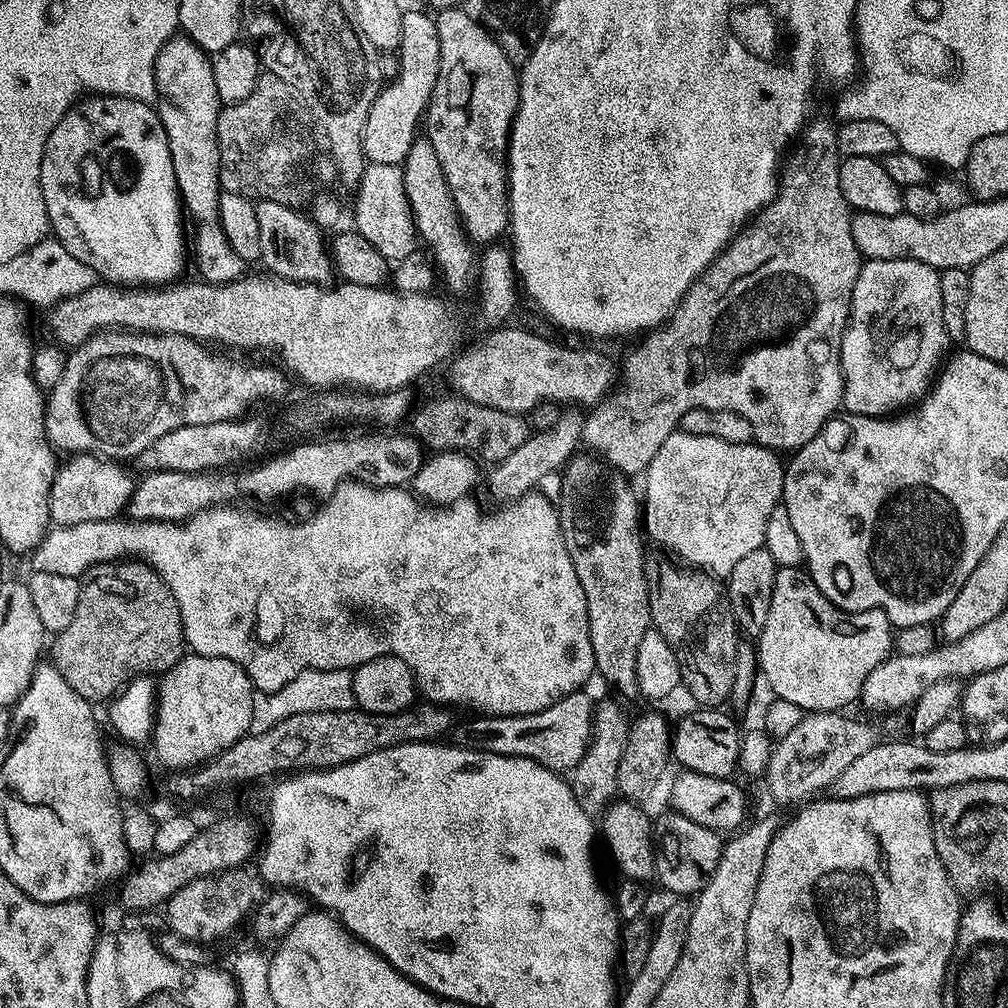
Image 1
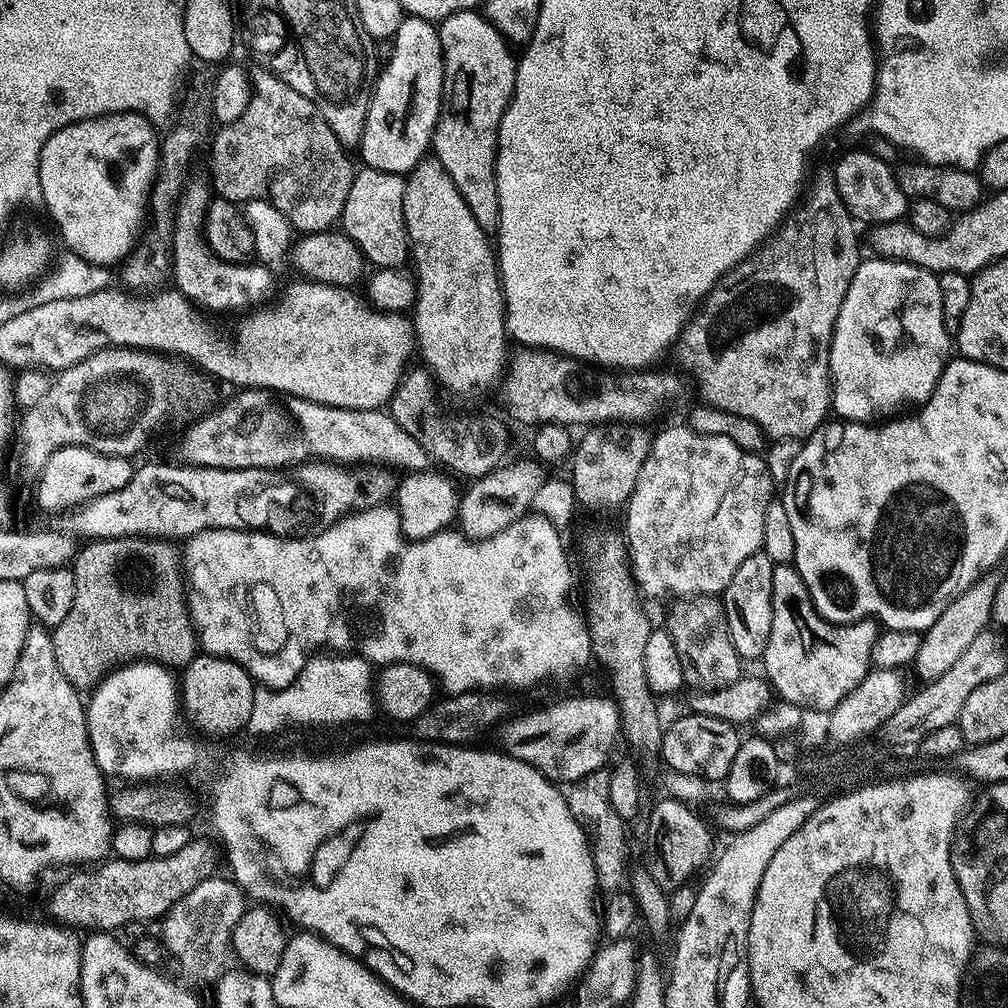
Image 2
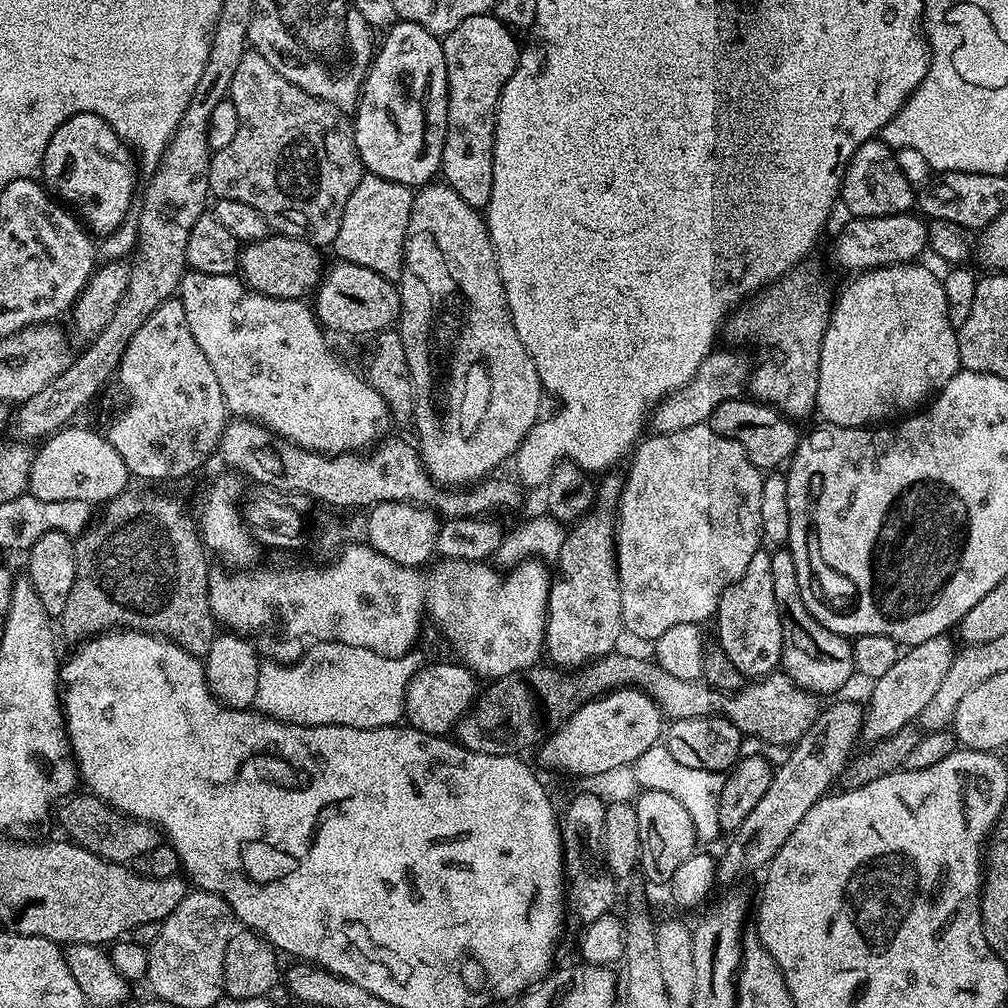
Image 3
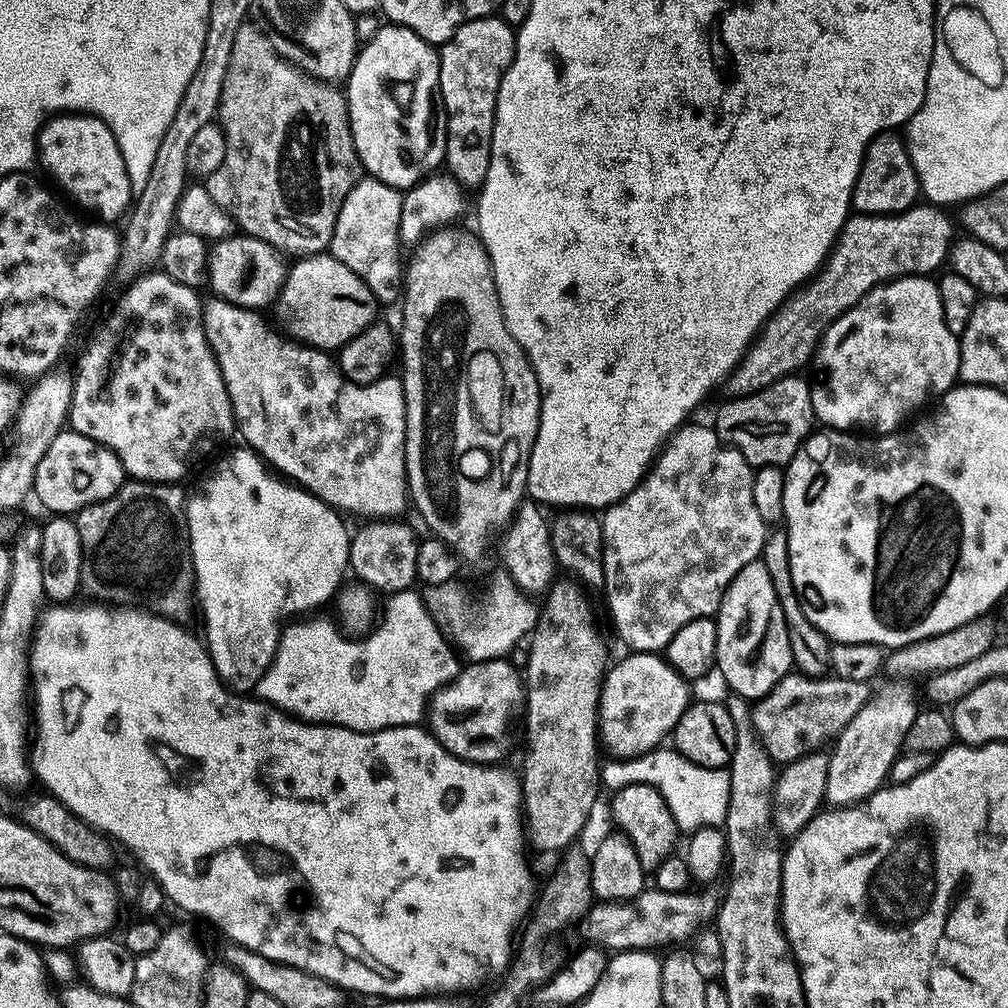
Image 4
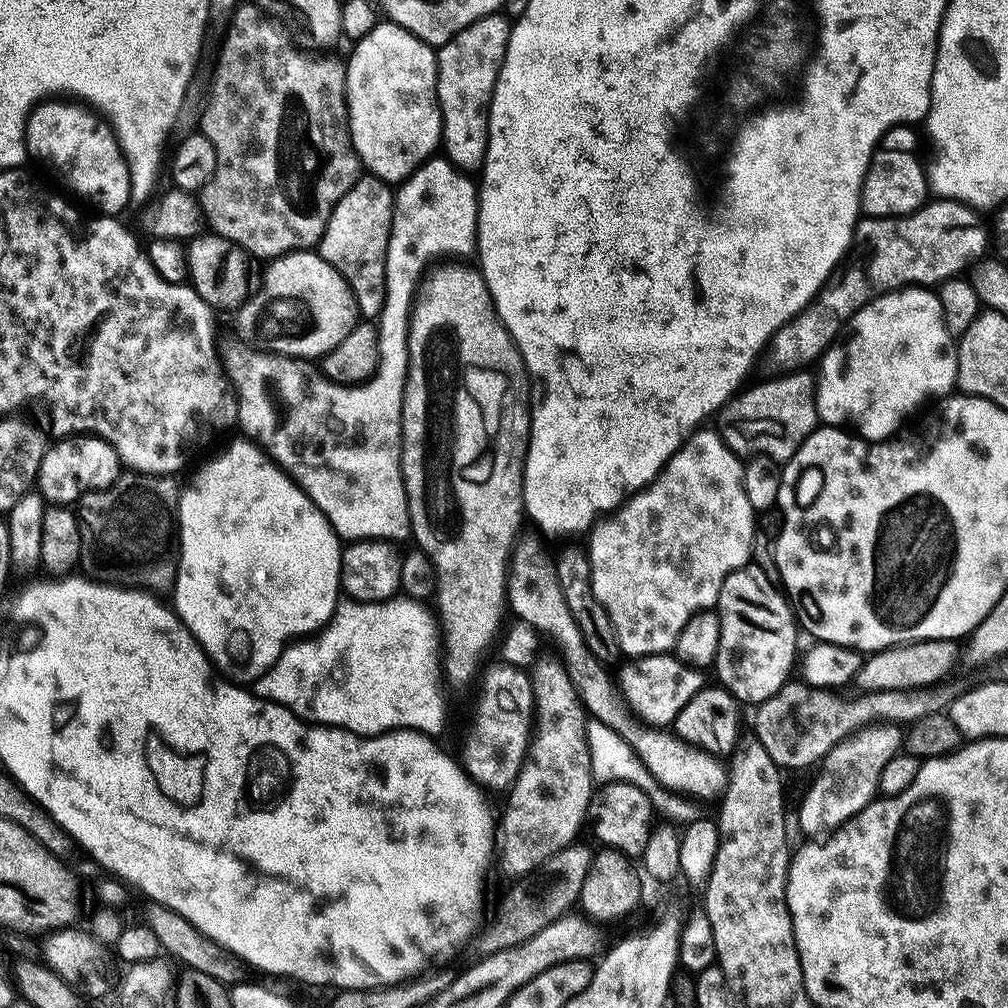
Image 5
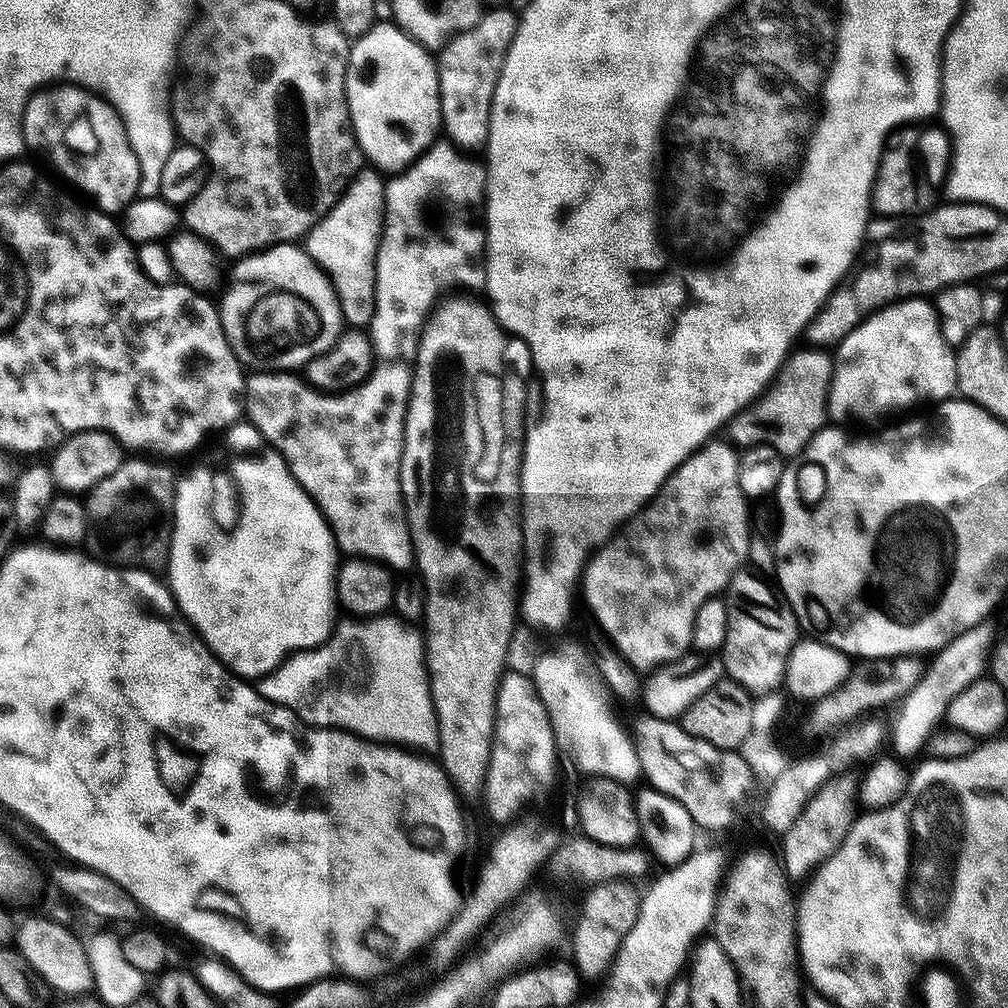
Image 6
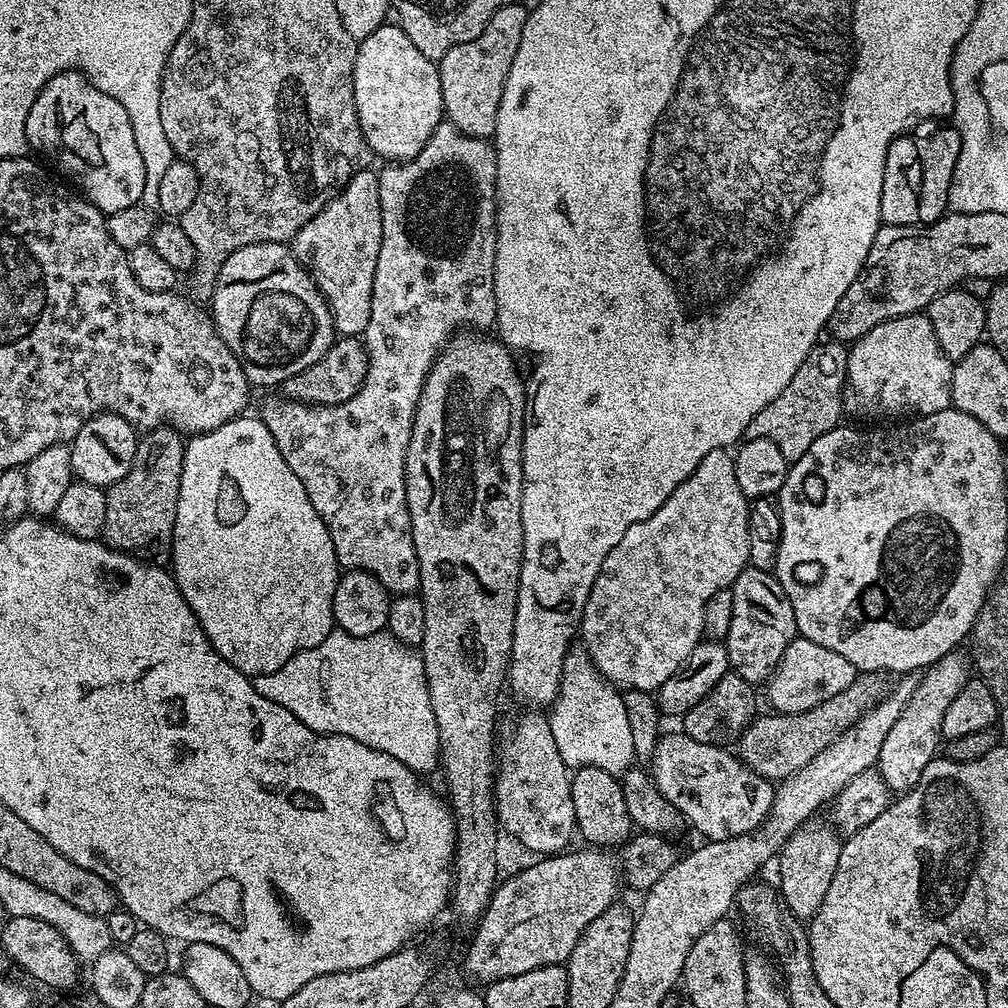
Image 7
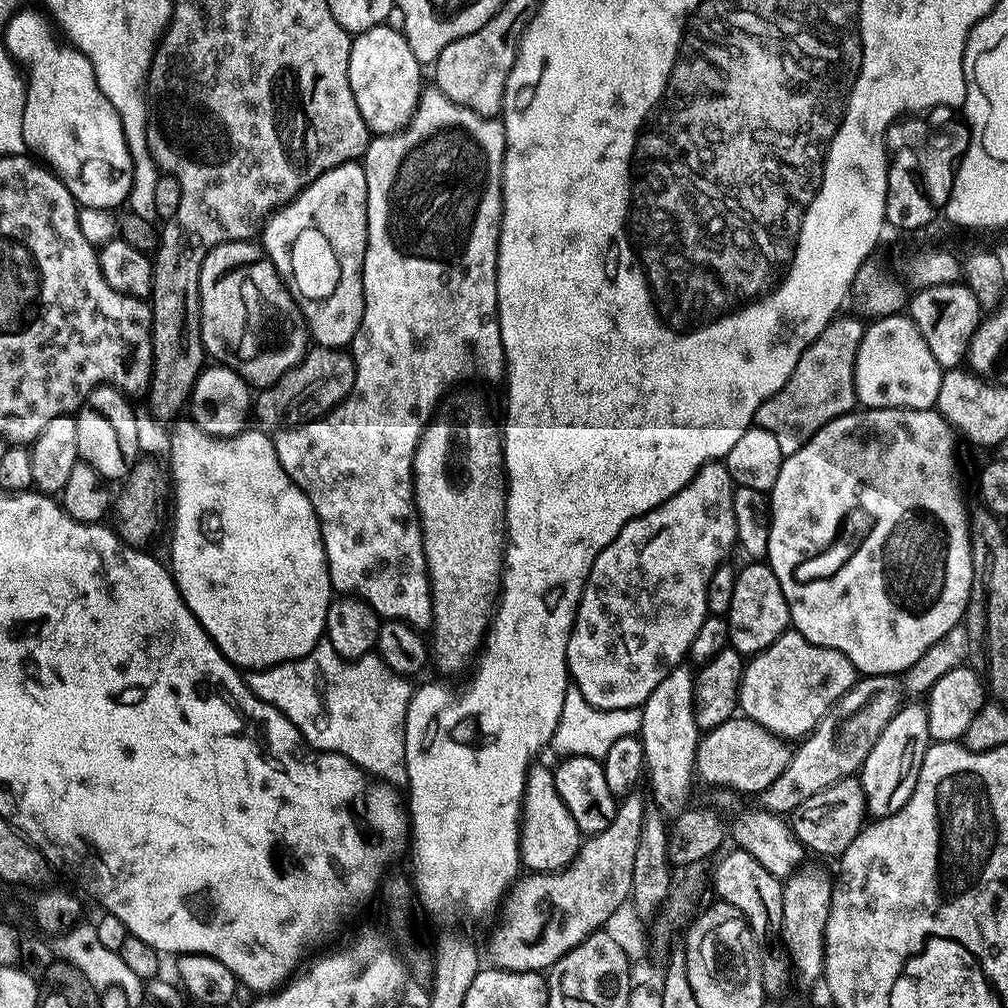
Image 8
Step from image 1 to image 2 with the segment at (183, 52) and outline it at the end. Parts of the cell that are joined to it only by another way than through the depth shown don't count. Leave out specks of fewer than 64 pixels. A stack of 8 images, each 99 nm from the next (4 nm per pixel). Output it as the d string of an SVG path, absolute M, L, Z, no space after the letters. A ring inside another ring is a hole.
M193 183L192 185L189 185L187 190L185 191L179 205L177 205L176 208L176 218L173 225L172 230L172 239L170 241L170 276L171 279L174 281L176 279L176 284L174 284L175 291L180 292L184 295L184 297L187 298L187 300L191 300L192 303L196 306L196 308L200 310L206 310L206 308L209 308L212 312L228 312L231 310L231 308L248 308L251 309L253 306L260 306L263 304L260 304L263 302L264 299L267 298L268 295L272 292L272 271L273 269L271 267L265 266L264 264L260 262L249 262L246 264L227 264L225 260L222 260L215 256L213 252L210 250L208 243L206 242L204 238L204 211L208 209L208 202L210 199L210 188L207 183L204 184L196 184Z

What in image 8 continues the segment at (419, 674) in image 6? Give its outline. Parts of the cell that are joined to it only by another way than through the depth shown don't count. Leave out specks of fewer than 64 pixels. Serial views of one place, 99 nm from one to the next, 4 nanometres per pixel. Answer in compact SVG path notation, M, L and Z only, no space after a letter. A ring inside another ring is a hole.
M321 642L300 660L249 671L246 683L259 700L290 718L313 748L342 754L362 771L385 782L407 785L404 723L414 684L386 666L380 655L344 659L330 643Z

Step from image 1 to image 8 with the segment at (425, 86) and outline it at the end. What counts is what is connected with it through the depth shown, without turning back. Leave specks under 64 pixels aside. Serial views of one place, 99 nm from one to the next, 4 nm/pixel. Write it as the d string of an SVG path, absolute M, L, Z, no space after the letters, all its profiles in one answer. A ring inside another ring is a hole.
M382 23L359 33L350 50L350 90L354 90L354 102L358 102L369 133L377 136L401 132L416 113L422 91L422 66L414 58L403 31L388 27Z

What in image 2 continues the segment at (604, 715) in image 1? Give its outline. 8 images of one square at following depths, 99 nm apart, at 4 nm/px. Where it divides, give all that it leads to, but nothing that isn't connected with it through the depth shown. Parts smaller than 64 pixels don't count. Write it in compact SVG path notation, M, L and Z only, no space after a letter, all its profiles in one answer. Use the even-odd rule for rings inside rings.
M603 771L592 773L581 780L573 780L566 788L570 814L582 826L592 849L592 861L596 867L596 882L599 891L611 894L625 887L624 875L628 872L628 844L624 841L626 822L610 806L610 775Z

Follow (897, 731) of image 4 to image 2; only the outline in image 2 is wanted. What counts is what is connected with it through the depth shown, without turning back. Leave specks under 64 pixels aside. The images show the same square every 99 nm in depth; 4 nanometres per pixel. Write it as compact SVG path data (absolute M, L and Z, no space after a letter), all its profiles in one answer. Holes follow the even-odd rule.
M995 575L981 576L970 590L946 606L942 614L938 614L938 622L934 622L934 626L922 633L914 661L914 669L921 676L921 681L927 682L946 674L946 670L950 670L950 666L954 666L954 662L958 662L958 657L966 651L966 646L970 646L970 642L974 642L974 638L989 627L997 583Z

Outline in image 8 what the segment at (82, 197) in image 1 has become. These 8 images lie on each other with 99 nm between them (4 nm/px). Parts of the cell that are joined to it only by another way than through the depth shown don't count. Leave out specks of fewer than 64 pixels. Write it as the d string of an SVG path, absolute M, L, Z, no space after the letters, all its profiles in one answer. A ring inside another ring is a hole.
M21 10L15 16L11 16L7 28L2 32L5 44L3 47L9 57L13 61L21 60L28 67L22 114L24 147L59 176L66 190L70 190L70 194L76 199L77 205L116 210L119 204L123 205L127 201L132 189L132 159L126 146L118 110L114 110L106 94L102 94L94 78L94 66L90 66L87 58L71 44L67 42L59 44L52 37L53 25L39 11L38 13L28 11Z

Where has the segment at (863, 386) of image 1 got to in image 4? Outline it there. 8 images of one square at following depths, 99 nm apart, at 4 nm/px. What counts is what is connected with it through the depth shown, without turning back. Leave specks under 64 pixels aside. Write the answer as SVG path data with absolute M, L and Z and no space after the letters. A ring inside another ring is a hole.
M900 276L896 280L889 280L888 283L880 284L874 290L870 290L853 308L846 310L825 330L811 368L812 405L814 406L816 420L819 423L824 423L821 425L832 430L867 430L872 434L887 434L897 431L909 419L907 416L915 408L922 407L931 396L933 398L943 396L949 388L957 383L960 375L960 342L958 337L950 330L950 326L946 326L946 318L942 318L942 298L940 297L939 283L928 276Z

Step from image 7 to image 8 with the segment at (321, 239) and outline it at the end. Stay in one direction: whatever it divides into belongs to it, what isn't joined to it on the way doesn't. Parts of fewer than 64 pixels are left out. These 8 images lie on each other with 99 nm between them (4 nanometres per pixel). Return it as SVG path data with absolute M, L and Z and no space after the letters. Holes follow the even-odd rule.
M363 163L334 166L326 174L319 176L313 184L306 185L292 203L285 204L283 208L273 212L262 228L262 247L276 268L280 262L284 262L284 254L288 254L288 248L292 250L298 236L306 230L318 232L328 242L336 258L338 271L334 283L327 289L326 302L322 294L312 304L303 305L311 339L321 348L343 349L348 346L344 344L357 339L360 330L364 313L362 270L368 245L367 201Z

